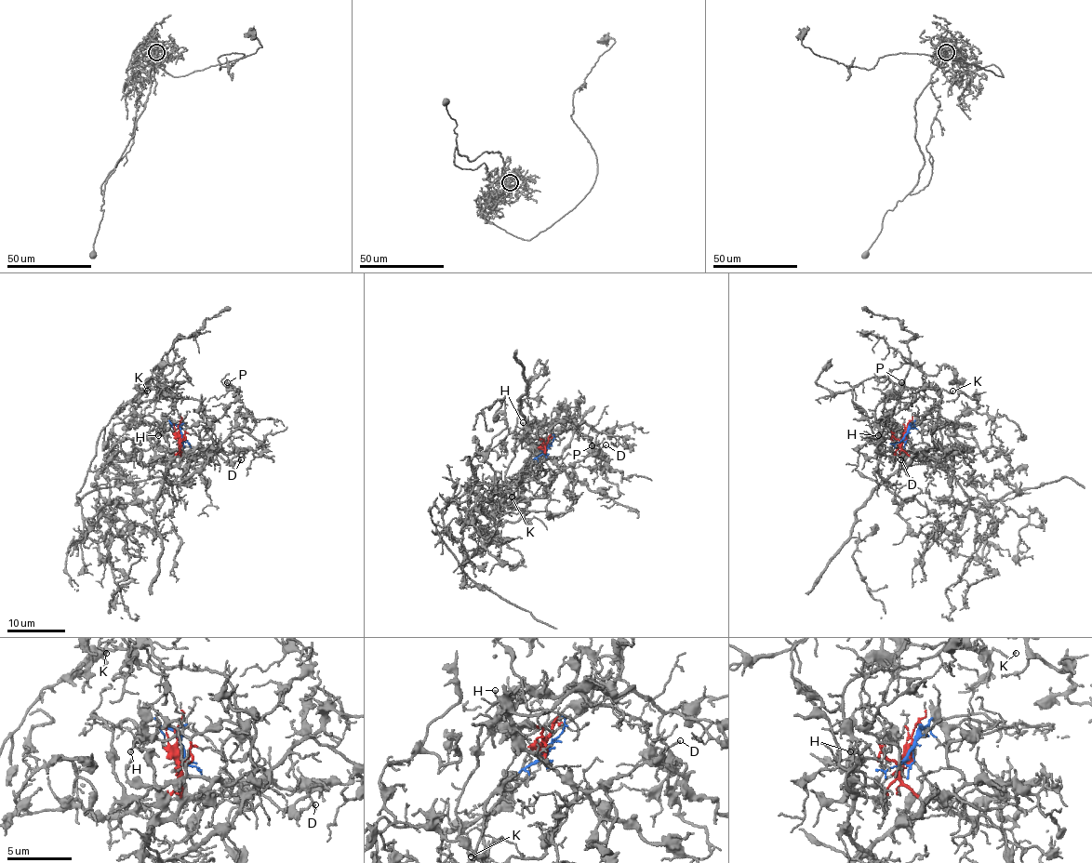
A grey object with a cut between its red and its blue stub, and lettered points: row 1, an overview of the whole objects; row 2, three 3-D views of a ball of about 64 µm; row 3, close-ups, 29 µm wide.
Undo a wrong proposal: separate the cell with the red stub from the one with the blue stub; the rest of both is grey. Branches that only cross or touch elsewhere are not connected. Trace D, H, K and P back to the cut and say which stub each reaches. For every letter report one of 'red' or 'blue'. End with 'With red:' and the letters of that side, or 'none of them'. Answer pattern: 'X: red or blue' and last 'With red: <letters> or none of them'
D: red
H: red
K: blue
P: red
With red: D, H, P

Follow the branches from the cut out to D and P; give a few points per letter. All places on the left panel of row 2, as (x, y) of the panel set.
D: (180, 435), (180, 455), (219, 455), (232, 461), (242, 458)
P: (180, 435), (179, 442), (185, 430), (201, 421), (217, 421), (224, 414), (238, 389), (227, 382)

